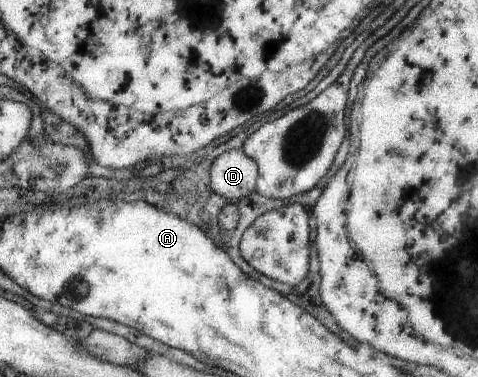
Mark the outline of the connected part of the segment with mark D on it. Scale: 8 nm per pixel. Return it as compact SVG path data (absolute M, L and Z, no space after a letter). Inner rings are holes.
M240 149L223 151L217 155L209 169L211 191L235 203L238 199L255 191L257 166Z

